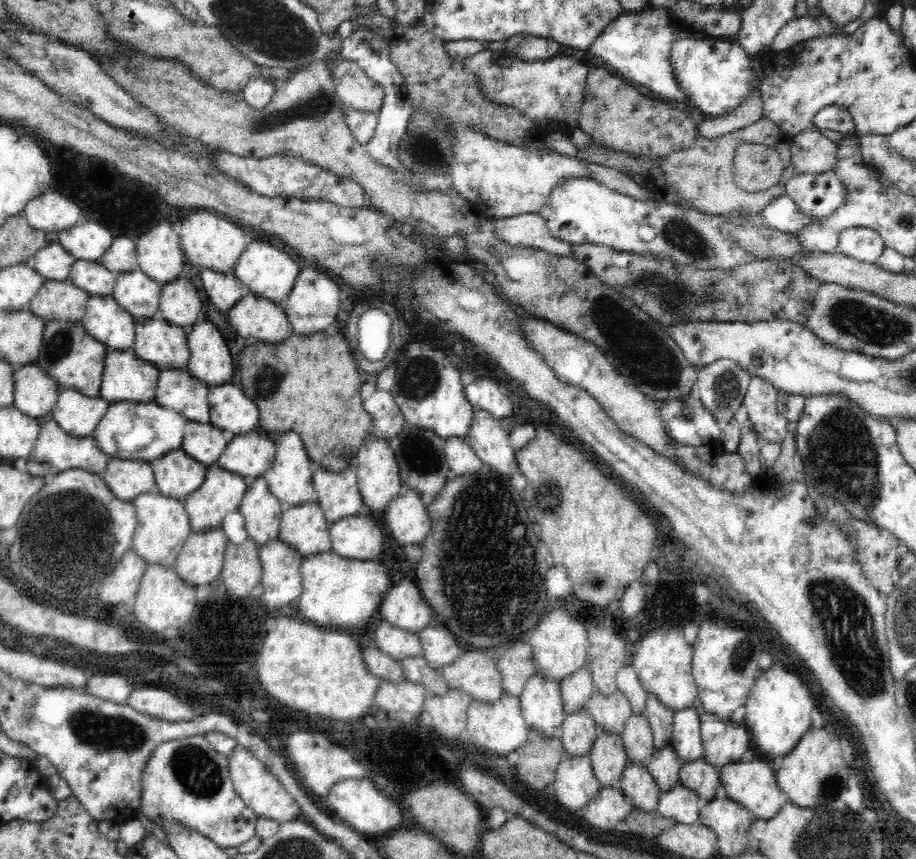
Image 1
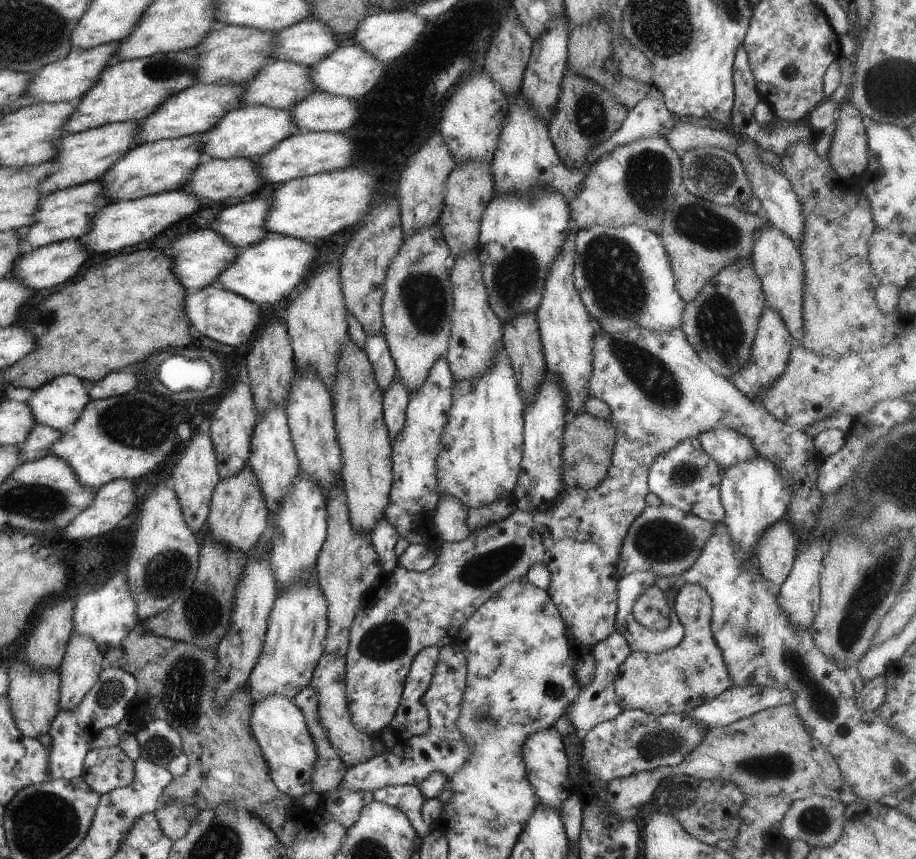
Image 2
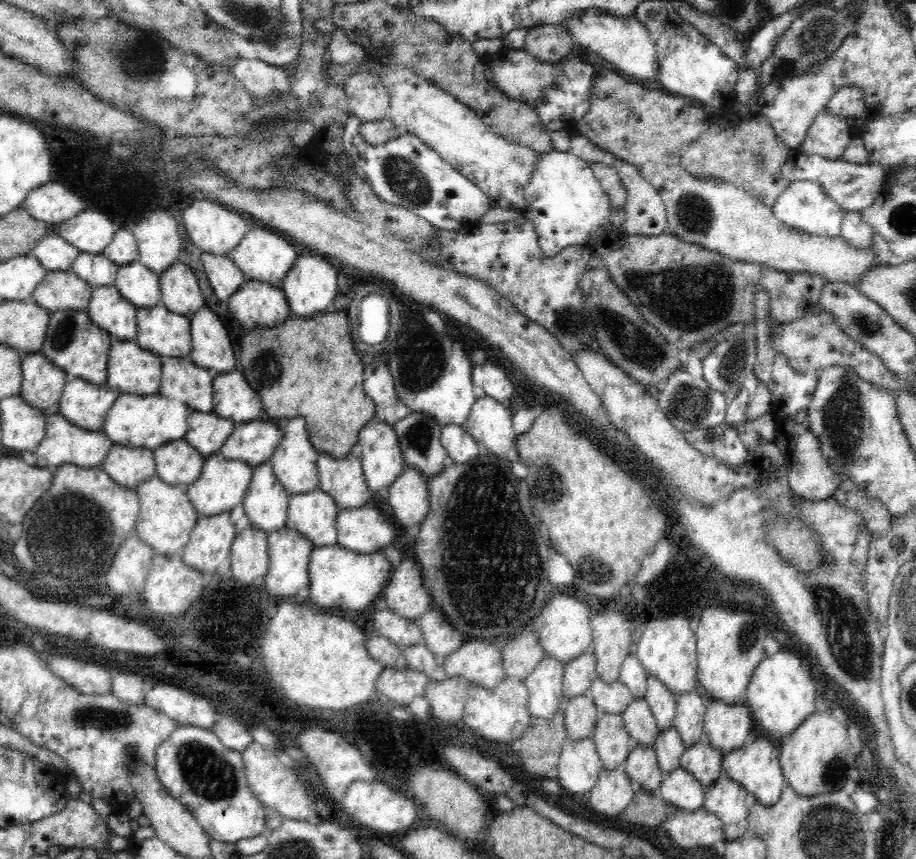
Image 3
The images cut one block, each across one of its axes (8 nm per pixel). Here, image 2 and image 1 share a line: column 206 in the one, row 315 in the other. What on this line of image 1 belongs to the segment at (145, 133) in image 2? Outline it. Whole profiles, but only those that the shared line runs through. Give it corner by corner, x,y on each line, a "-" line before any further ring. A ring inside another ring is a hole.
112,296
90,297
81,320
86,333
101,342
108,350
133,348
135,319
121,309

